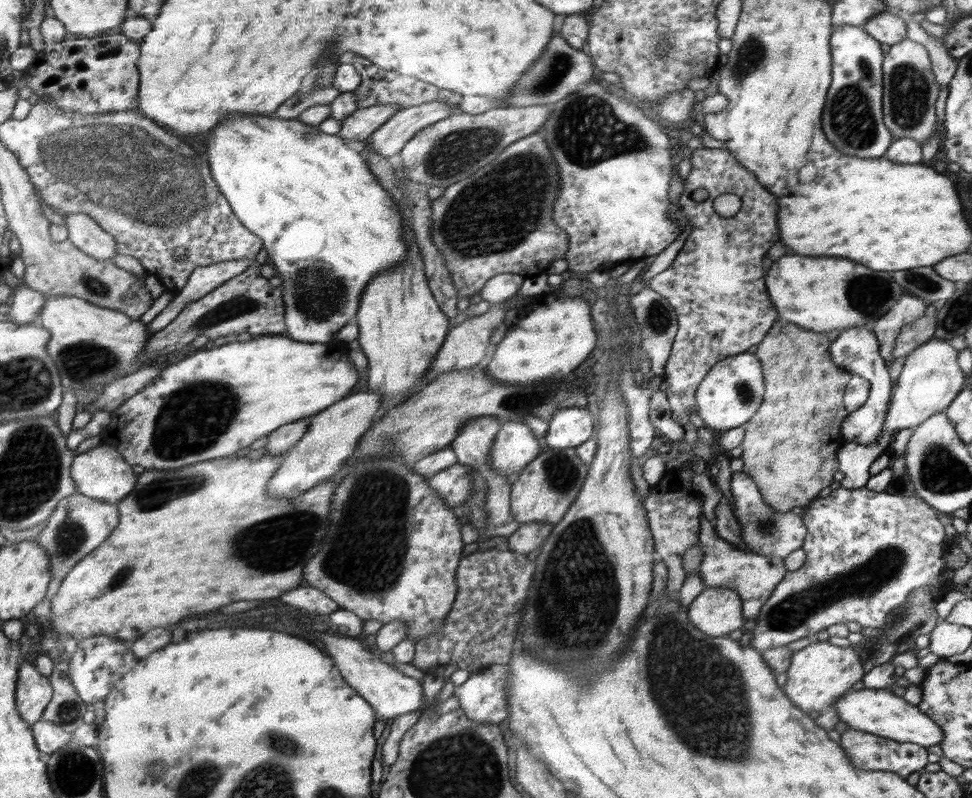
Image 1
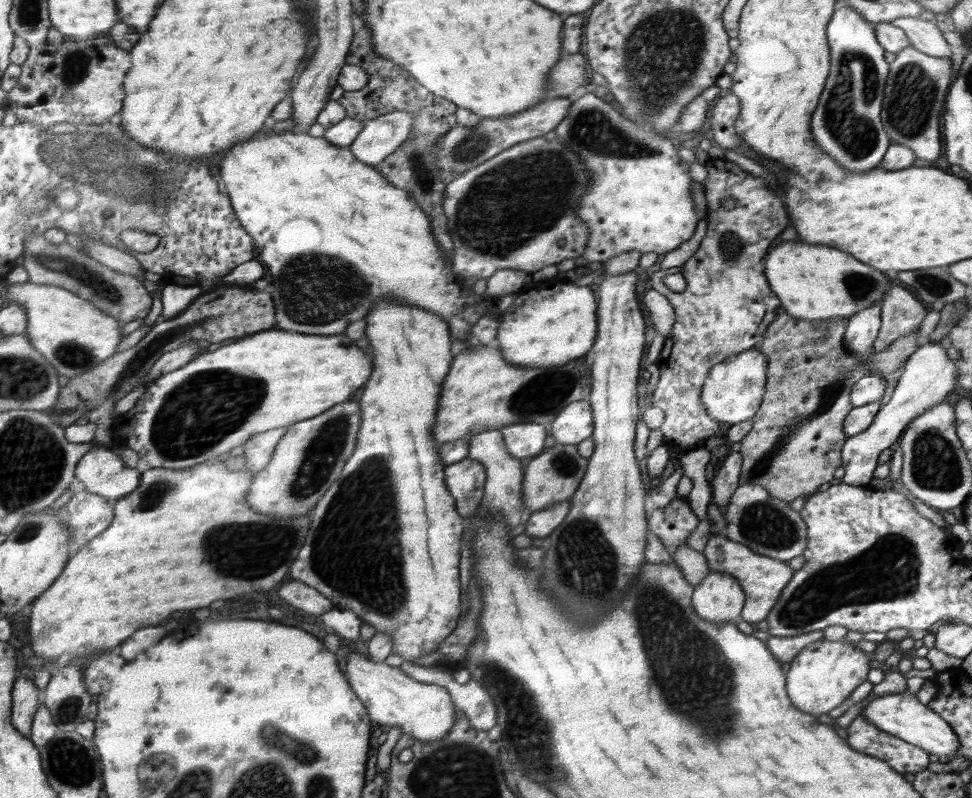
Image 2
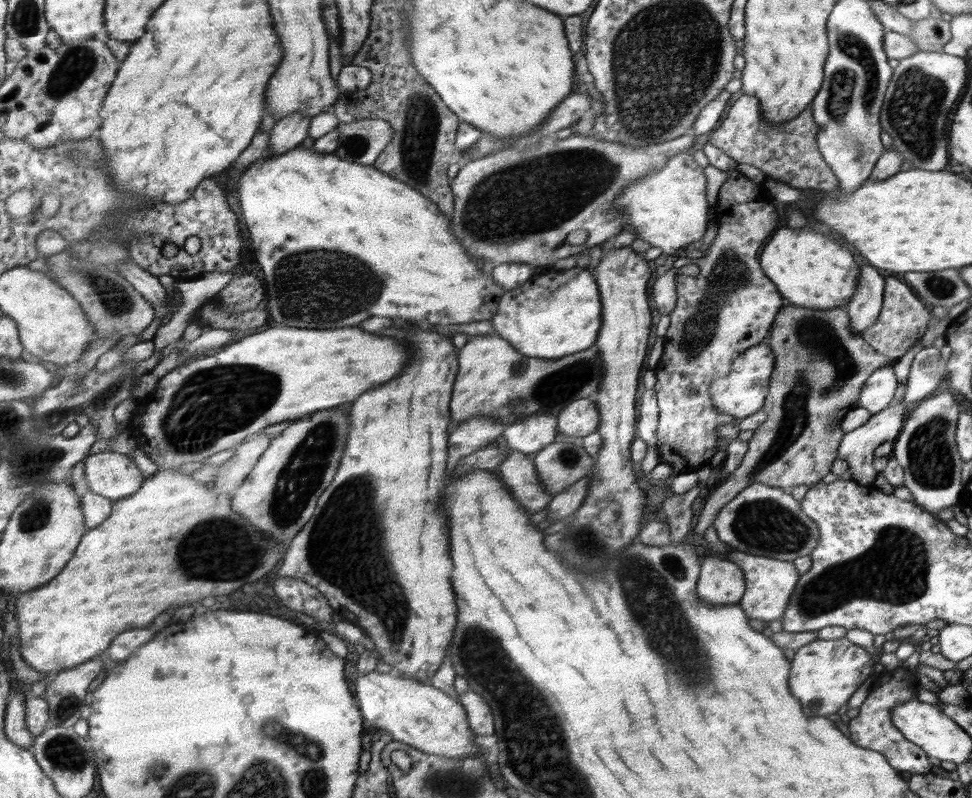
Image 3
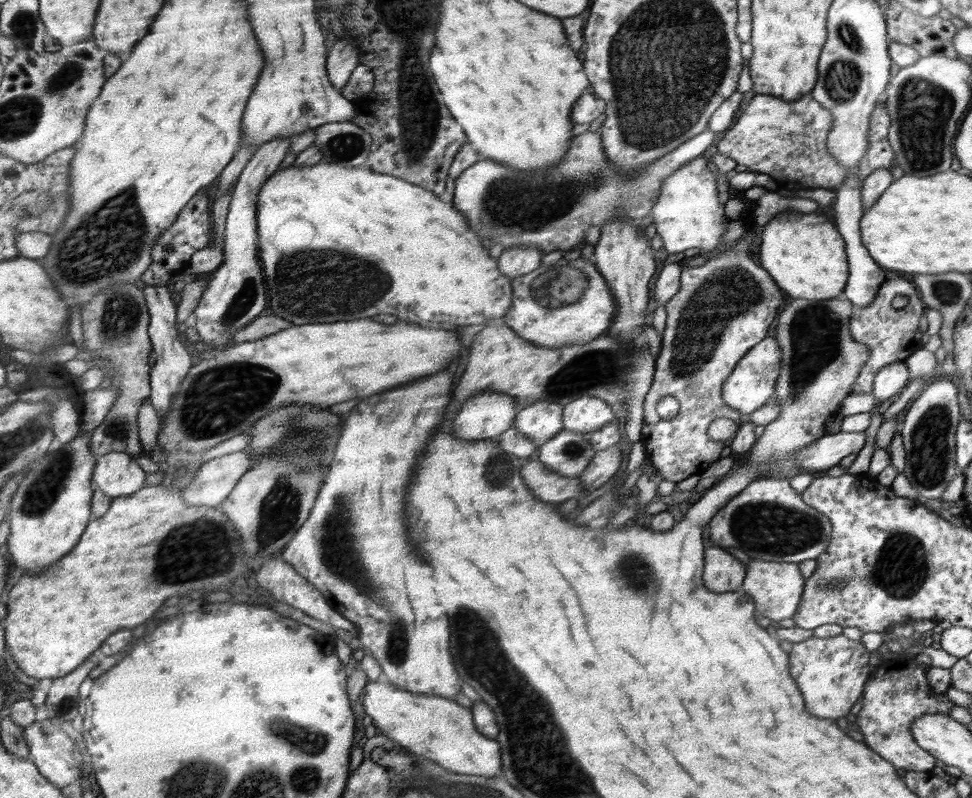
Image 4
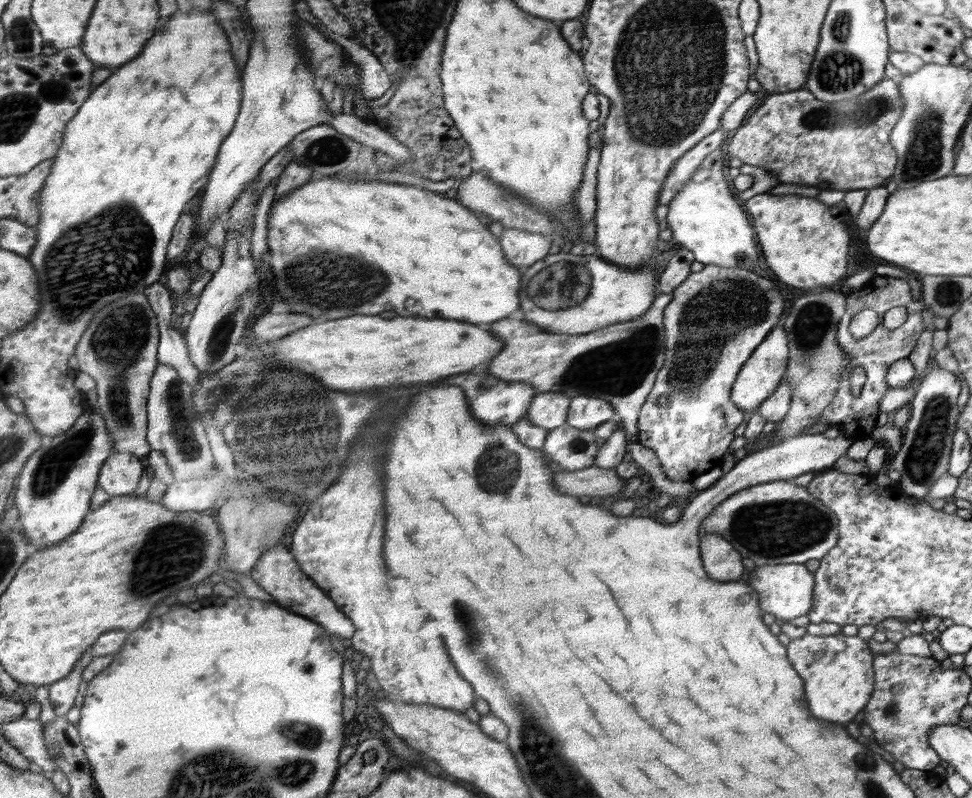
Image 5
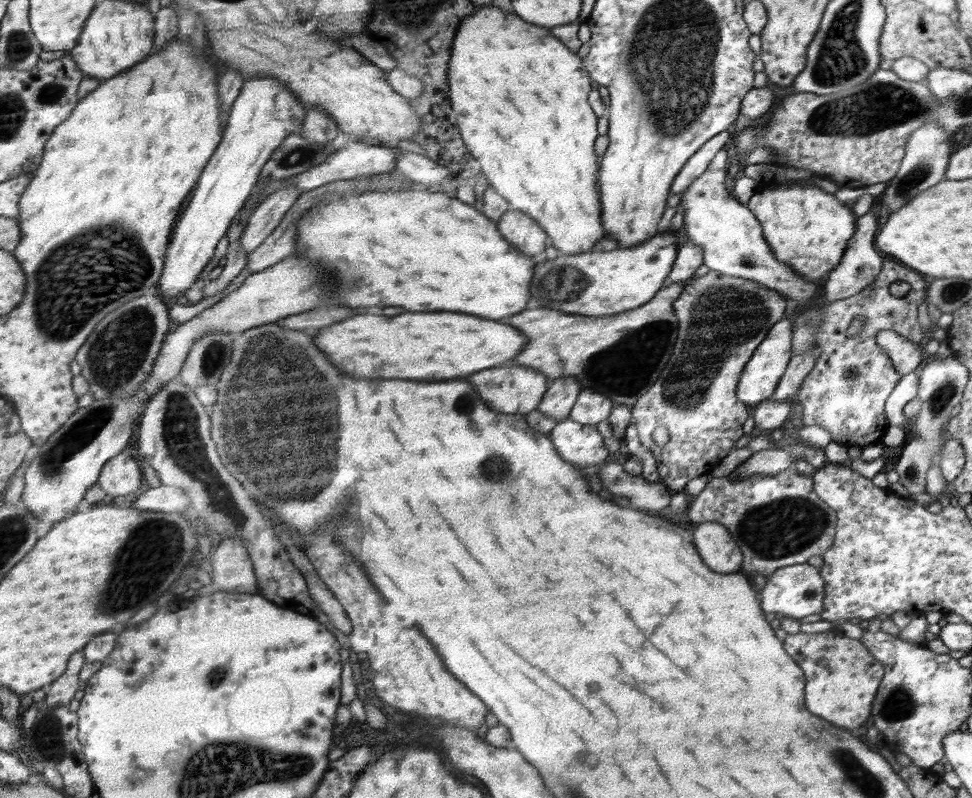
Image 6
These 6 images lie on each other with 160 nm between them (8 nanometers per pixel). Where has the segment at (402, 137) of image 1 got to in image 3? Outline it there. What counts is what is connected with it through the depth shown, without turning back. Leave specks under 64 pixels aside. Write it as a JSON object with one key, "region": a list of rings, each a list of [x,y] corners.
{"region":[[[382,119],[339,123],[339,145],[332,154],[356,164],[373,165],[392,140],[393,128]]]}

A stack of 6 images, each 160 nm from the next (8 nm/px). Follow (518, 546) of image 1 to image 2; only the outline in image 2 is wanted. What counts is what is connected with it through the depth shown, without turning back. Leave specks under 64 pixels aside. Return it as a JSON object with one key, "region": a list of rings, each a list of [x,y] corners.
{"region":[[[571,498],[544,510],[532,513],[525,522],[524,534],[546,539],[546,537],[565,519],[570,510]]]}

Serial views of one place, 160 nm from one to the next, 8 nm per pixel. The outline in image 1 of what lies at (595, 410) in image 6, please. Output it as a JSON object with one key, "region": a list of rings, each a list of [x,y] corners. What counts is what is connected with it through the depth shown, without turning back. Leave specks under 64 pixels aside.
{"region":[[[563,408],[554,414],[548,424],[549,430],[545,436],[548,447],[576,448],[593,436],[596,416],[593,408]]]}

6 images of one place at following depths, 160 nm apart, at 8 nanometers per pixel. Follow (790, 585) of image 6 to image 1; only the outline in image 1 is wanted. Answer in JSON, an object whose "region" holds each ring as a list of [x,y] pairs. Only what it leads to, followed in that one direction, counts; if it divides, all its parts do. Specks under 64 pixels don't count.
{"region":[[[706,517],[700,521],[697,544],[704,553],[704,559],[698,570],[703,583],[707,587],[729,588],[737,592],[742,599],[743,617],[746,620],[756,620],[762,605],[772,594],[773,588],[776,588],[776,585],[787,575],[788,569],[784,566],[784,560],[734,547],[734,544],[730,544],[716,534],[715,527],[710,525]]]}

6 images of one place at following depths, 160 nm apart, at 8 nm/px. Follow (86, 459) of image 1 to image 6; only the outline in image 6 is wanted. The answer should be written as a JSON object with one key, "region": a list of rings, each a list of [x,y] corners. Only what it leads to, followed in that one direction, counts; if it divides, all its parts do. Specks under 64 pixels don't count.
{"region":[[[128,446],[103,467],[97,484],[108,496],[124,496],[136,492],[142,486],[142,472],[134,460],[135,454],[134,447]]]}

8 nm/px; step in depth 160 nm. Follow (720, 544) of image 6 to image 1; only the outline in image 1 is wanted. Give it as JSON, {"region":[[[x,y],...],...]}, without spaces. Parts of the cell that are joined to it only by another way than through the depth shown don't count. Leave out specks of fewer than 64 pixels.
{"region":[[[707,587],[692,601],[687,615],[698,630],[710,636],[733,634],[737,628],[743,628],[746,621],[740,595],[729,588]]]}

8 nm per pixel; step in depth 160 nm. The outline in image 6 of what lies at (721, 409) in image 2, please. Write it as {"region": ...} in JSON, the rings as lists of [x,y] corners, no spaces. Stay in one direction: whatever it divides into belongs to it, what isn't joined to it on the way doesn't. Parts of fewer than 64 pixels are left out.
{"region":[[[790,318],[779,320],[764,337],[764,340],[756,347],[756,352],[752,353],[752,358],[748,360],[742,374],[740,375],[736,396],[740,402],[748,405],[757,405],[767,400],[774,394],[780,378],[787,369],[791,353],[792,322]]]}

